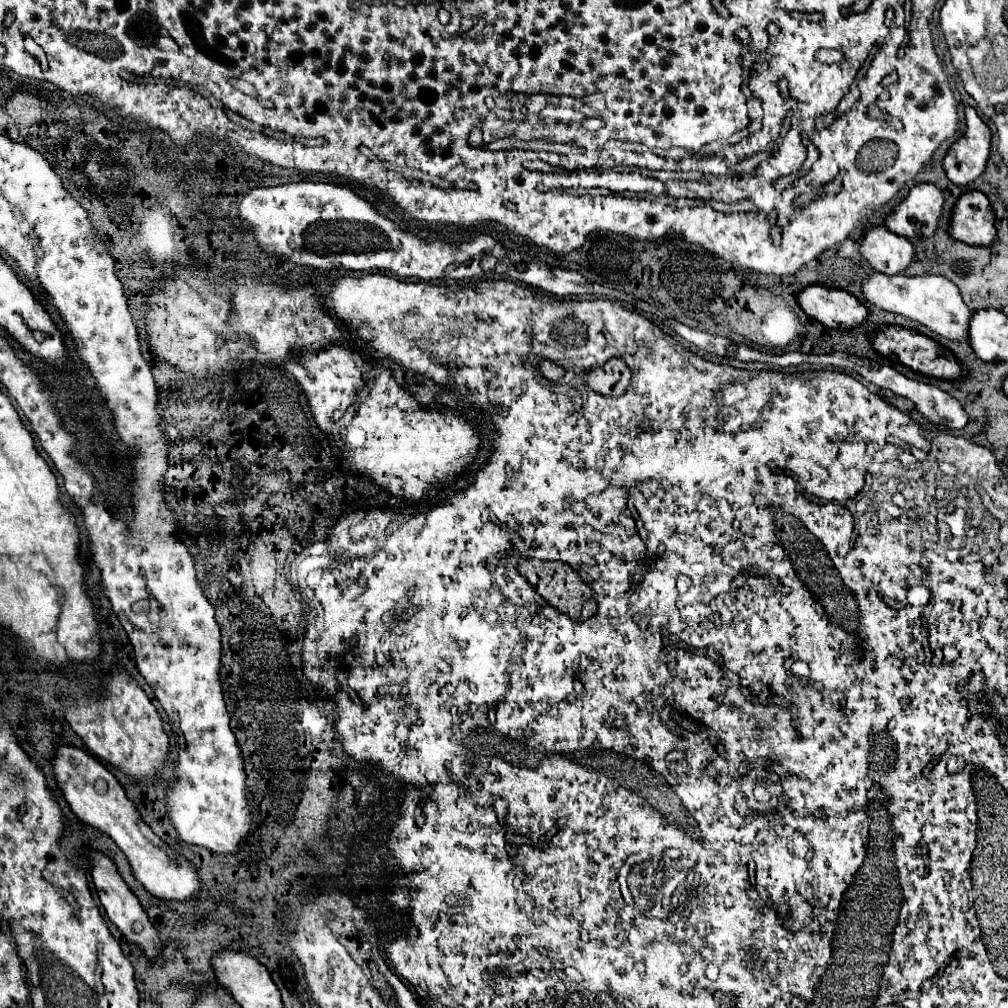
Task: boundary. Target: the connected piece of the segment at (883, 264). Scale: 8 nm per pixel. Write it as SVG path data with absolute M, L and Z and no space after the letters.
M886 226L866 228L860 252L874 270L890 276L906 270L914 262L912 242L890 232Z

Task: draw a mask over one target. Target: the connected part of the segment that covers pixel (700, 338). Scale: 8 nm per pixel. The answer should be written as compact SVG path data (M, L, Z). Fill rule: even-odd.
M670 320L672 322L672 328L682 336L686 338L688 342L696 344L700 350L706 350L706 352L712 352L712 354L718 354L718 356L726 356L728 352L728 346L732 344L728 338L724 336L716 336L716 334L708 334L708 332L702 332L702 330L696 330L692 326L686 326L678 320Z

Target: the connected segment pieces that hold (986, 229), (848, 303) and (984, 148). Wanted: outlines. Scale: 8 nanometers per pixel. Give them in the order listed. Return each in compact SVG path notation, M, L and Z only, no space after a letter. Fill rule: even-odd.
M968 190L958 196L952 208L948 234L960 242L980 246L996 240L994 214L988 198L978 190Z
M812 284L800 290L796 300L810 318L822 322L828 328L854 328L868 316L864 304L858 298L838 288Z
M966 108L966 130L944 156L944 170L954 184L976 180L988 162L990 128L982 122L974 108Z

